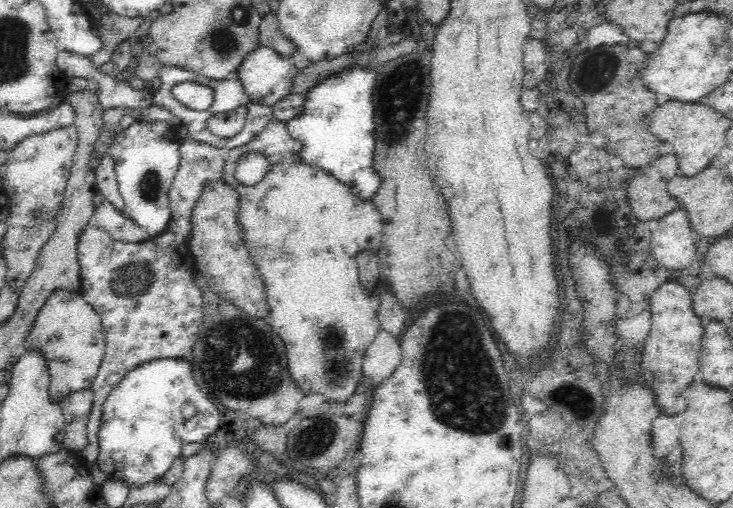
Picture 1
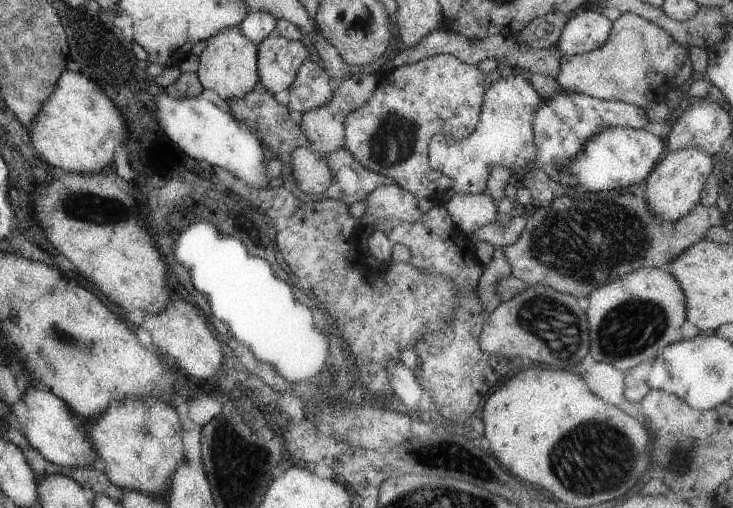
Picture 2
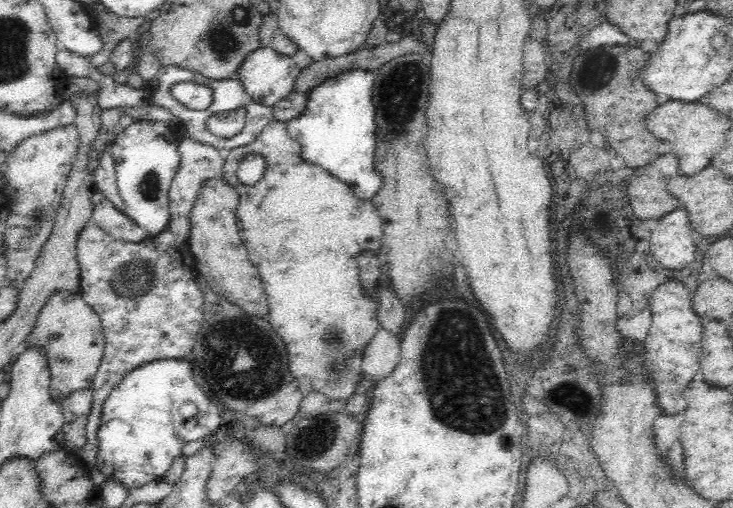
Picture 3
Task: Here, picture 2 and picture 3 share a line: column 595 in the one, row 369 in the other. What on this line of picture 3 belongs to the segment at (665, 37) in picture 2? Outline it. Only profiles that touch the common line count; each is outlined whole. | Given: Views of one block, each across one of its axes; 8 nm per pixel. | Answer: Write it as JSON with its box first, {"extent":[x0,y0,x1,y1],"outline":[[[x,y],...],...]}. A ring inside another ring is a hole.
{"extent":[25,290,105,402],"outline":[[[59,290],[49,296],[36,318],[25,346],[26,349],[42,349],[46,355],[51,376],[50,399],[60,402],[72,392],[91,389],[105,354],[105,337],[98,313],[80,293]]]}

